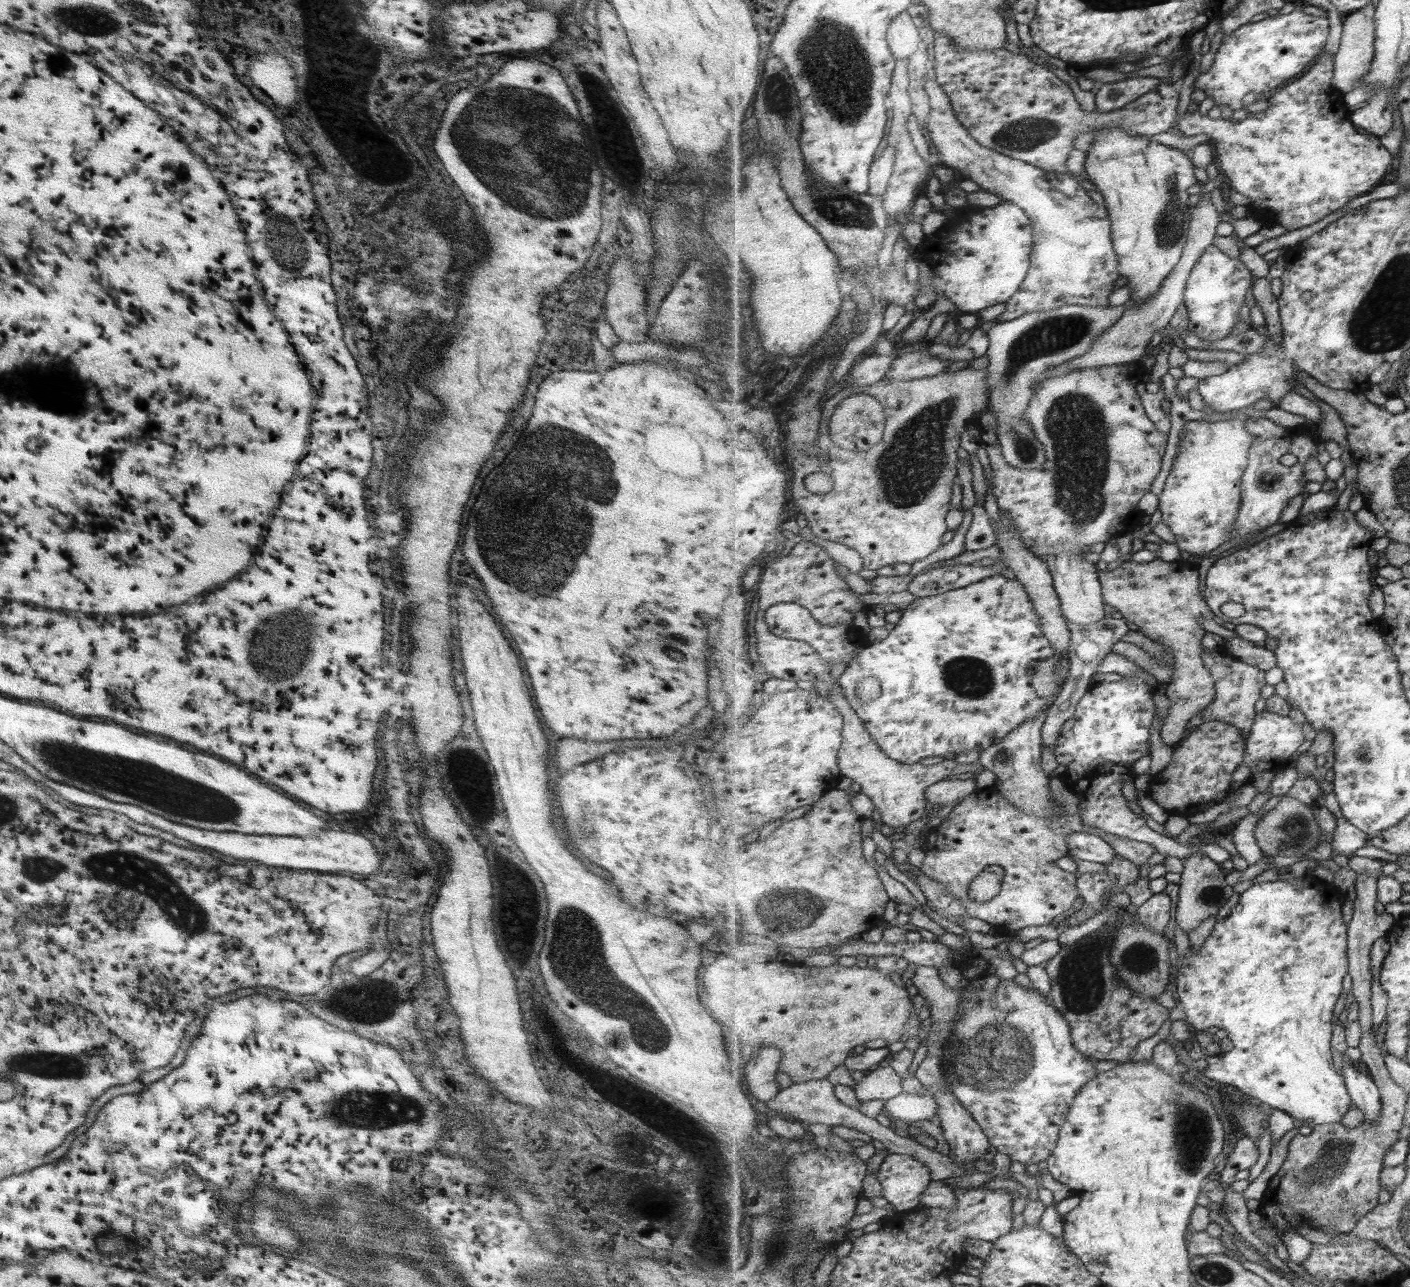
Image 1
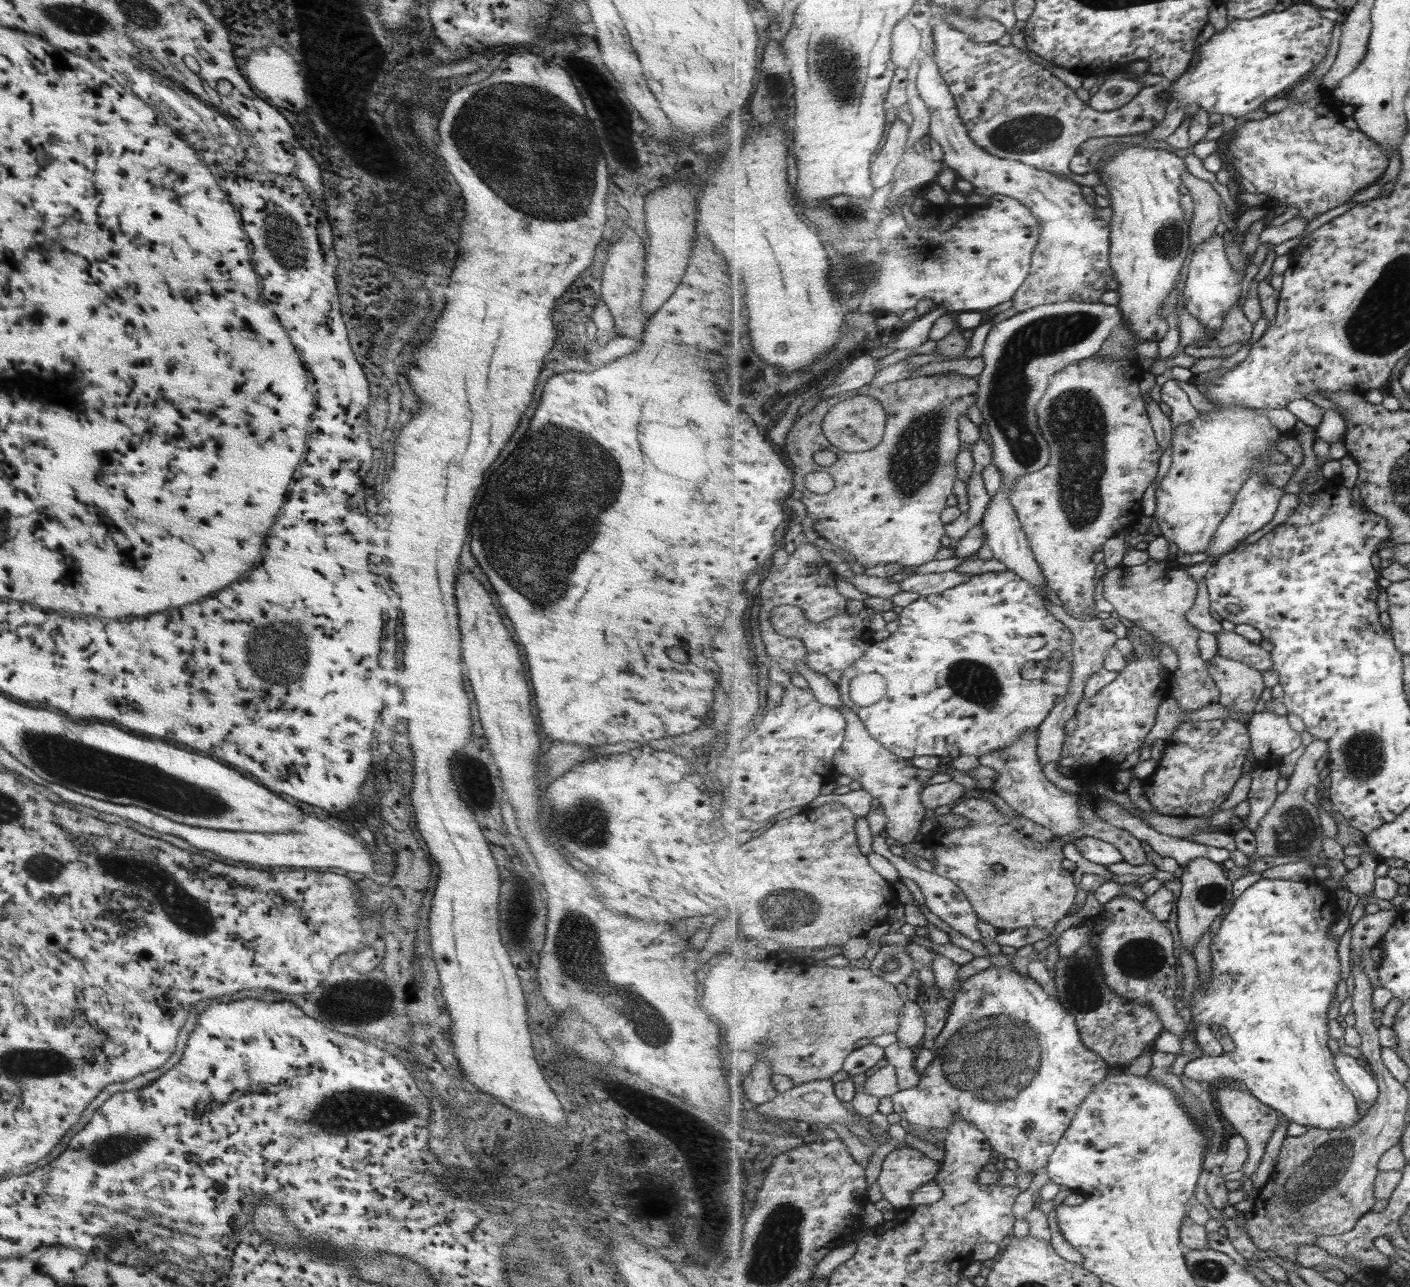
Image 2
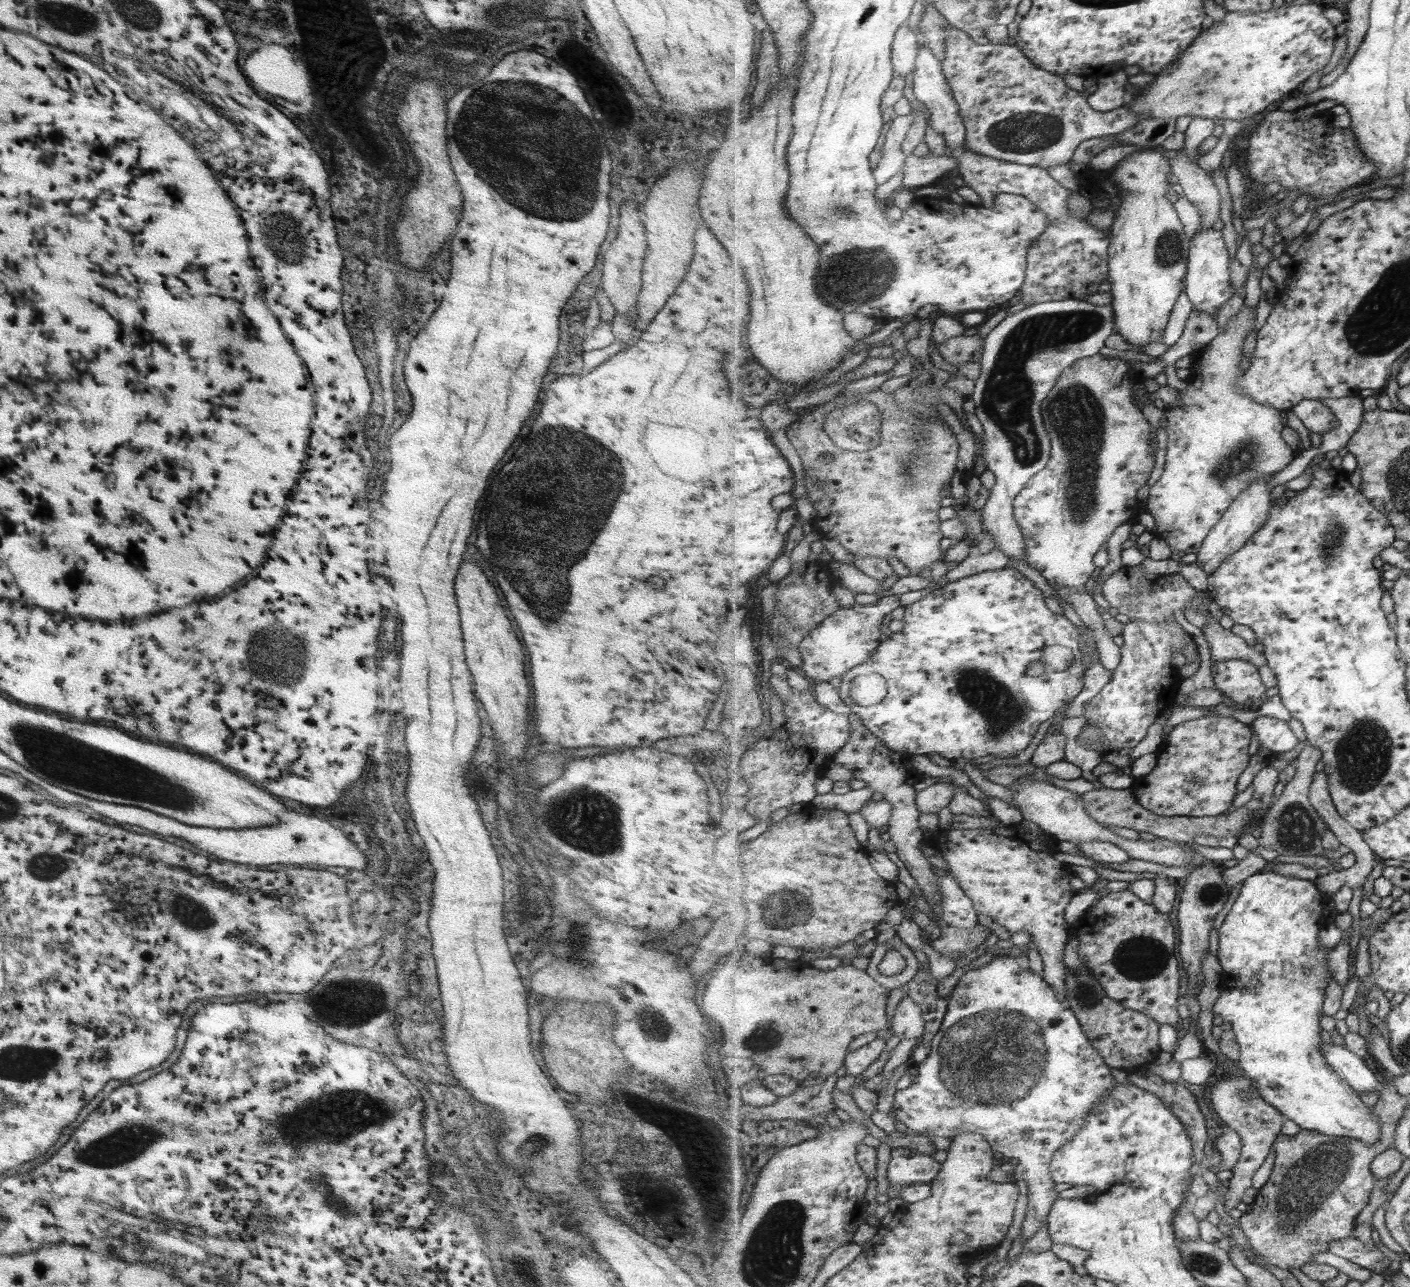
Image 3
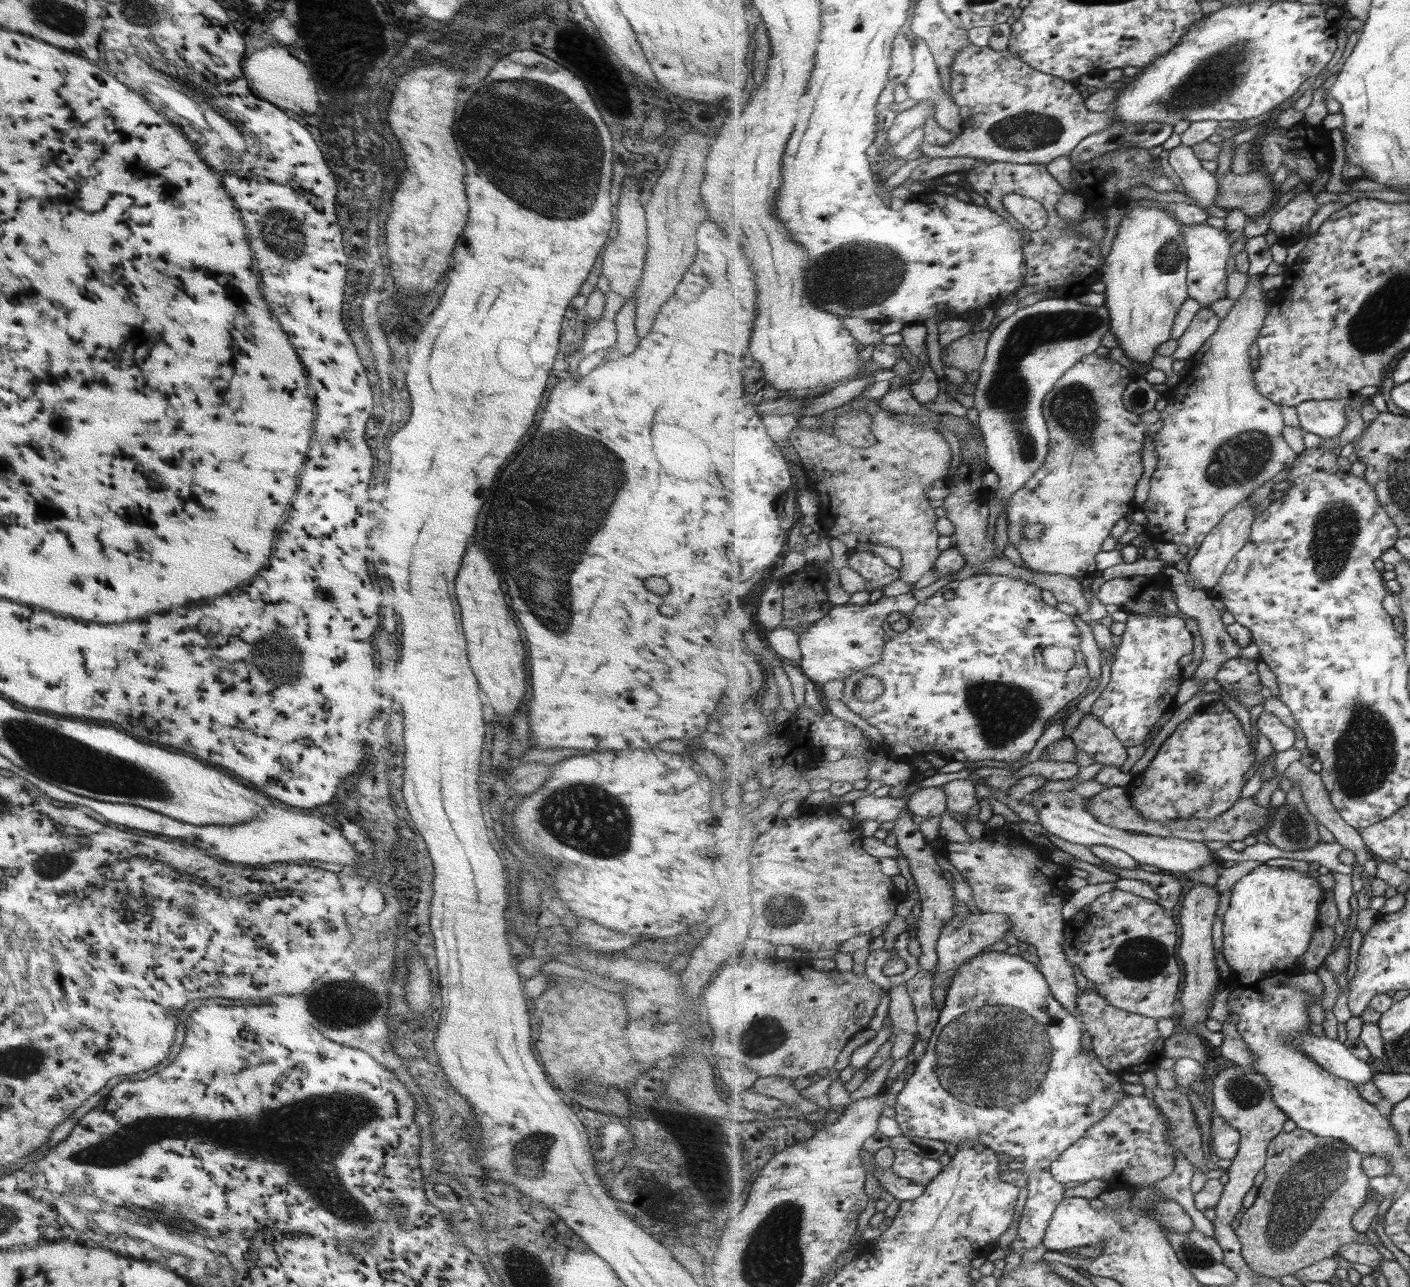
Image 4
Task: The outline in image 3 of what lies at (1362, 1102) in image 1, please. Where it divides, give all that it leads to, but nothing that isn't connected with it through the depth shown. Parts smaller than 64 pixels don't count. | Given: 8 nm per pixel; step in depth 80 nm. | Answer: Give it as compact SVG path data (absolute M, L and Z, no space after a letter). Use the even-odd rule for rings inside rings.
M1323 1043L1323 1055L1327 1057L1327 1064L1343 1077L1357 1092L1367 1094L1380 1089L1381 1078L1367 1066L1367 1062L1347 1049L1346 1046Z

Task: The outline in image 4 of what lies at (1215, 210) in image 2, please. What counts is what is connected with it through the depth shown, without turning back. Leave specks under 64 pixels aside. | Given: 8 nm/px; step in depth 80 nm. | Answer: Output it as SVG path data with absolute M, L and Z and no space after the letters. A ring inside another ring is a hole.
M1180 144L1169 151L1168 162L1180 177L1184 192L1201 208L1215 207L1218 179L1201 166L1193 146Z

